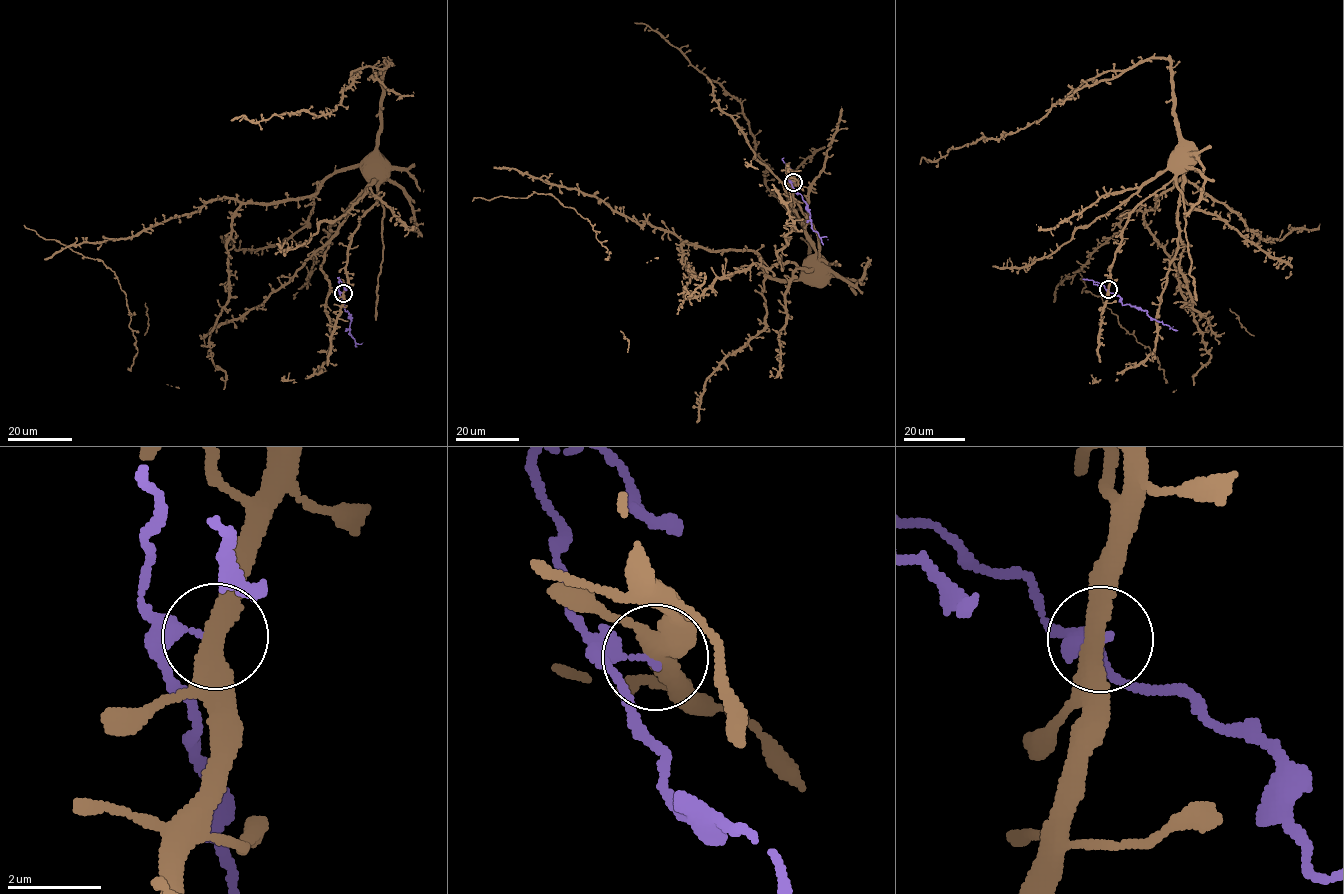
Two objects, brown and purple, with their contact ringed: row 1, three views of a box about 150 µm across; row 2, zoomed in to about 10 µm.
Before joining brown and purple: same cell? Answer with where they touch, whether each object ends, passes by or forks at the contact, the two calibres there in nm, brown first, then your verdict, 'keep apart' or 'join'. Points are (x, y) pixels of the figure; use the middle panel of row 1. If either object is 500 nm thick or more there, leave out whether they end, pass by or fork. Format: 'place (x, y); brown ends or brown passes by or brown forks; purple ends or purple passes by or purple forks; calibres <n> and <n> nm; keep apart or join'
place (793, 182); brown passes by; purple ends; calibres 400 and 220 nm; keep apart

